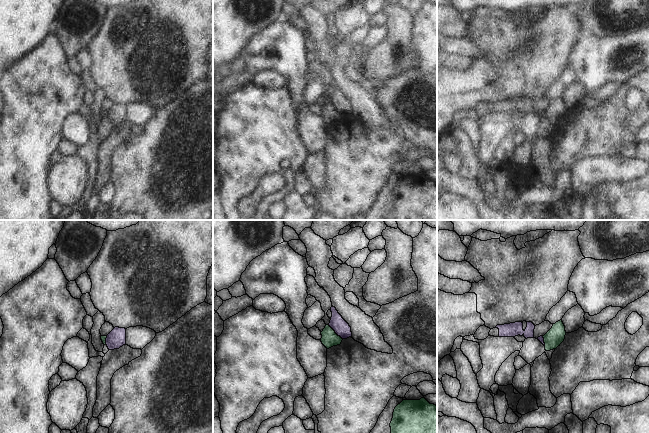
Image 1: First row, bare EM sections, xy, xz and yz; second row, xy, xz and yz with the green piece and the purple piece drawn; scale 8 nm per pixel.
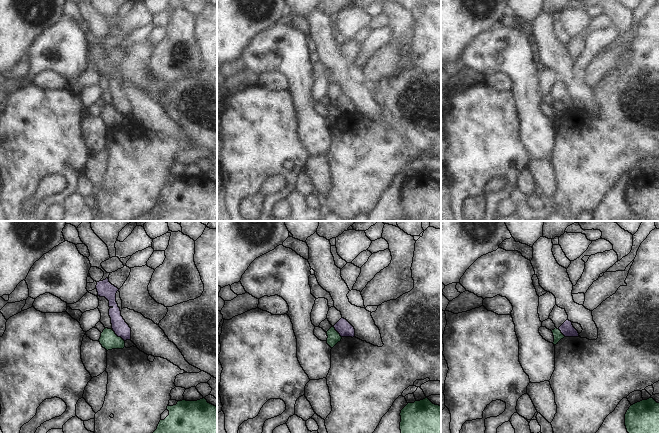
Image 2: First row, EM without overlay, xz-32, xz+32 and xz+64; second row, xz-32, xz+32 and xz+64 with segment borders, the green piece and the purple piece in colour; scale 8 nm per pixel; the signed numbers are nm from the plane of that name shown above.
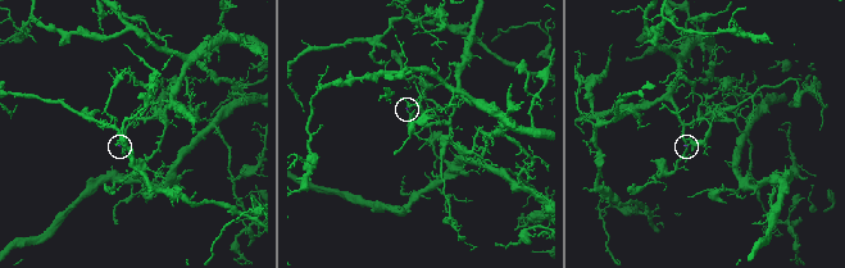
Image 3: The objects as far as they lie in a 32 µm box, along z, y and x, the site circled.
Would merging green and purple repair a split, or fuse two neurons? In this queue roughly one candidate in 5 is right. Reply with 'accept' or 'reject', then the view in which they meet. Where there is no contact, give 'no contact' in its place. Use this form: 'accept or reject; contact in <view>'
reject; contact in xz

